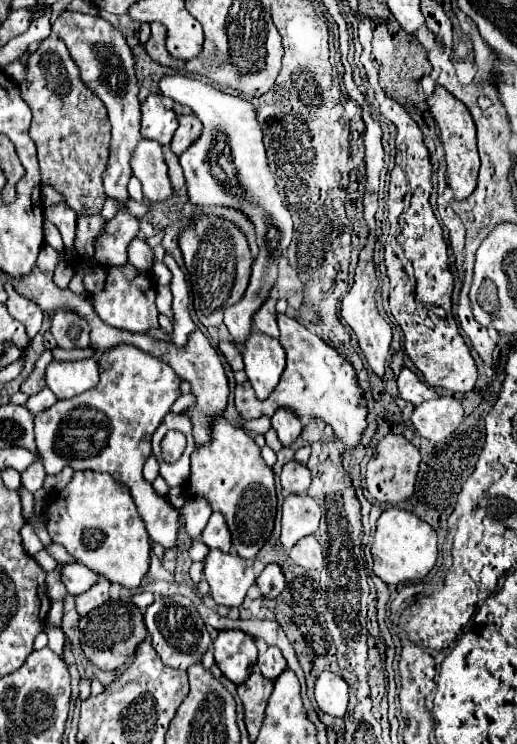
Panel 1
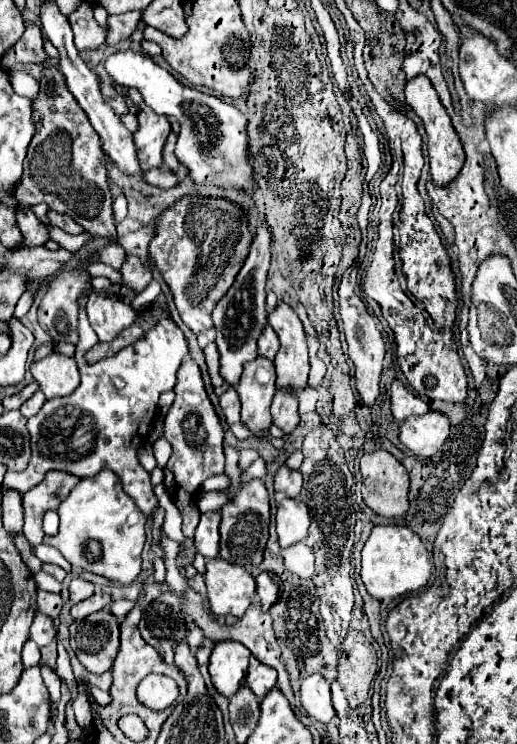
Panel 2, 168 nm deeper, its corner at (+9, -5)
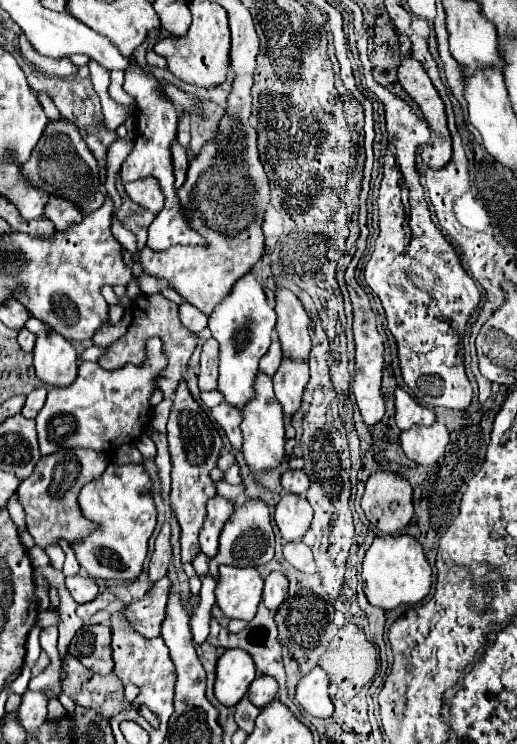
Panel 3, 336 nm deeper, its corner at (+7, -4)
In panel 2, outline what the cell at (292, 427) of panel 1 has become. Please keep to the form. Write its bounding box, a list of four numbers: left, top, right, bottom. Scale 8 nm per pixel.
[271,387,299,433]

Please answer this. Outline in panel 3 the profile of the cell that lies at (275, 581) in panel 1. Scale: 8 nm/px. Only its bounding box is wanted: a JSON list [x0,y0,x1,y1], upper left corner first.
[263,572,289,612]

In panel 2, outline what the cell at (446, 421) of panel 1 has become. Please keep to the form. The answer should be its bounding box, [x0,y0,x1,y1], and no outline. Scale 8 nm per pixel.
[399,411,449,457]

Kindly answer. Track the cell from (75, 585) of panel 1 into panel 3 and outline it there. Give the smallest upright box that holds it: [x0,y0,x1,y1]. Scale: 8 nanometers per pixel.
[65,574,99,604]

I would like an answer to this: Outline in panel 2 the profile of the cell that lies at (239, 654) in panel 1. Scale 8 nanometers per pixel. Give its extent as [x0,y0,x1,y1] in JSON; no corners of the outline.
[211,641,251,697]

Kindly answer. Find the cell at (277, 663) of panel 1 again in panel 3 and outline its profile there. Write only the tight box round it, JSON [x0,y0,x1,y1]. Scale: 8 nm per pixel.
[249,676,279,708]

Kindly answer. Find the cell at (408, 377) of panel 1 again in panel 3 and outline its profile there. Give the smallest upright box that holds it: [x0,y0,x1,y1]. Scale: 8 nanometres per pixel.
[395,388,433,430]

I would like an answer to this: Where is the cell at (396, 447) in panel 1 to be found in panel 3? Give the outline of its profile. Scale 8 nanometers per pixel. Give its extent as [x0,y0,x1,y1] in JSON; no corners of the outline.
[361,470,413,534]

